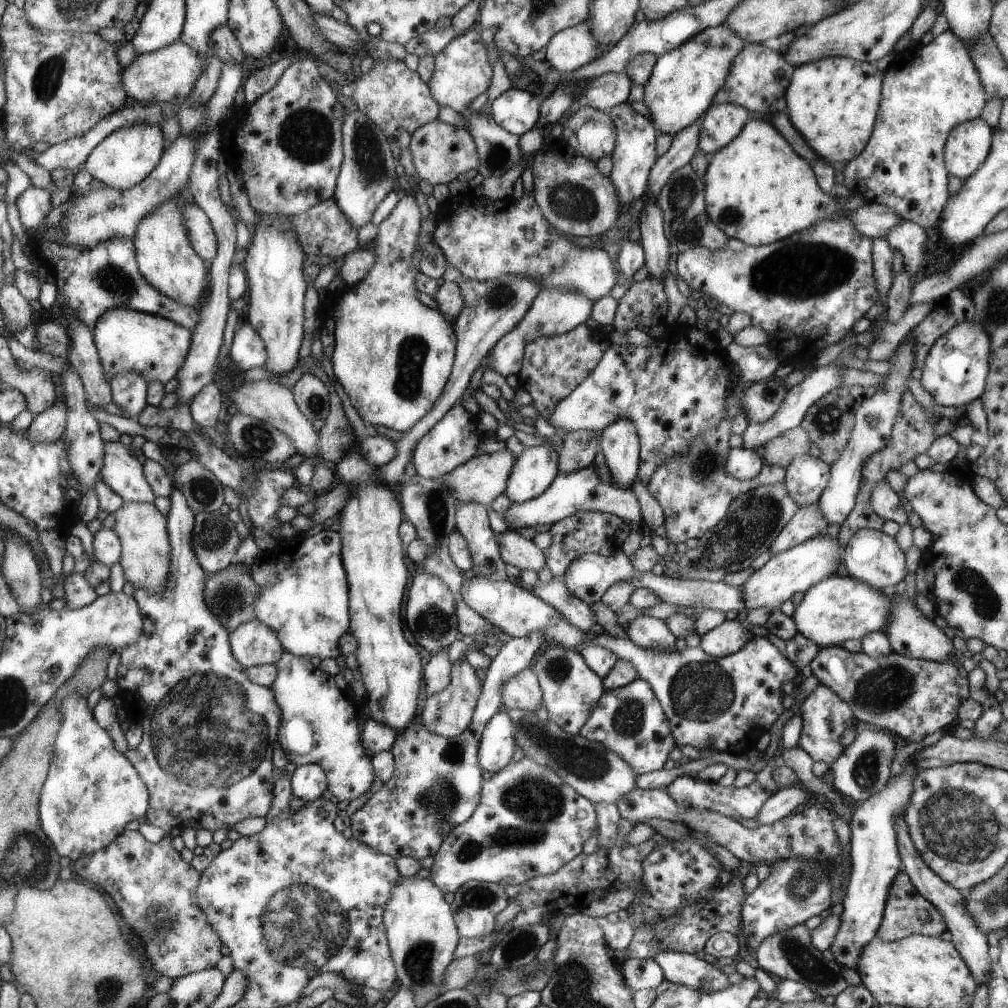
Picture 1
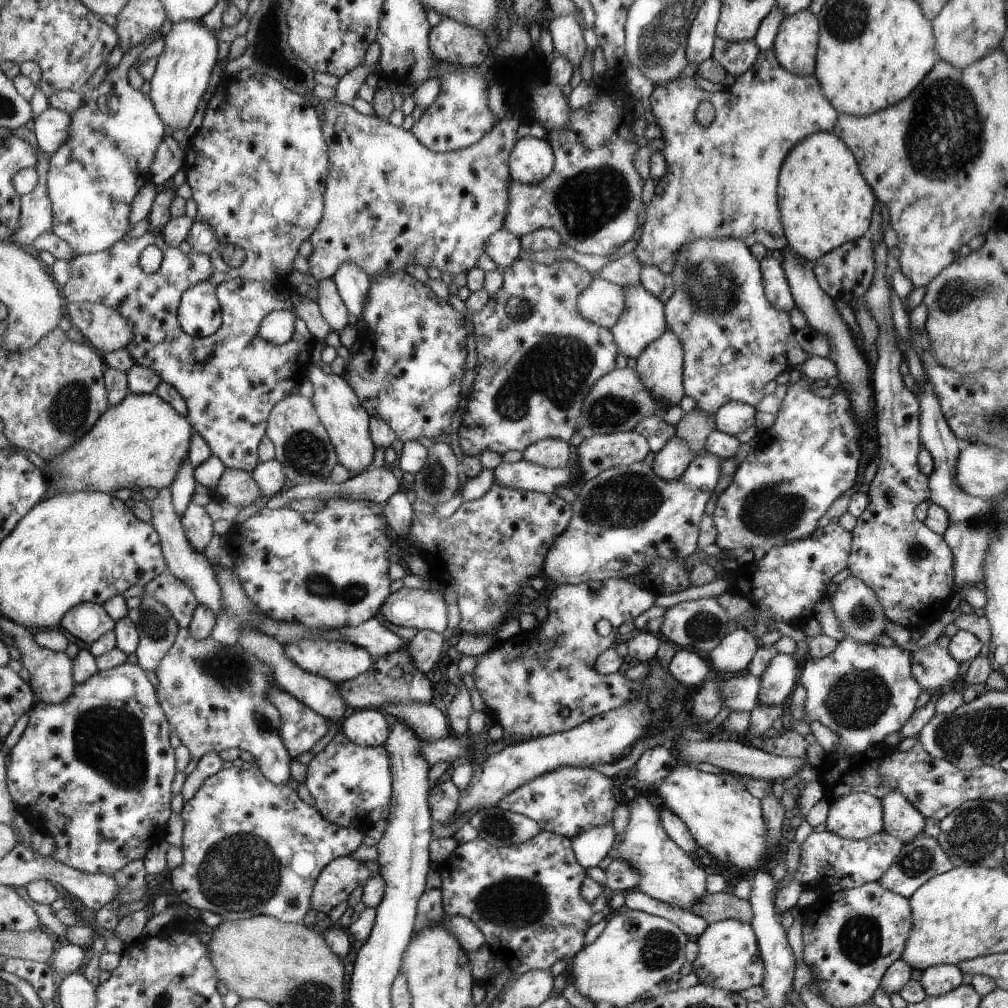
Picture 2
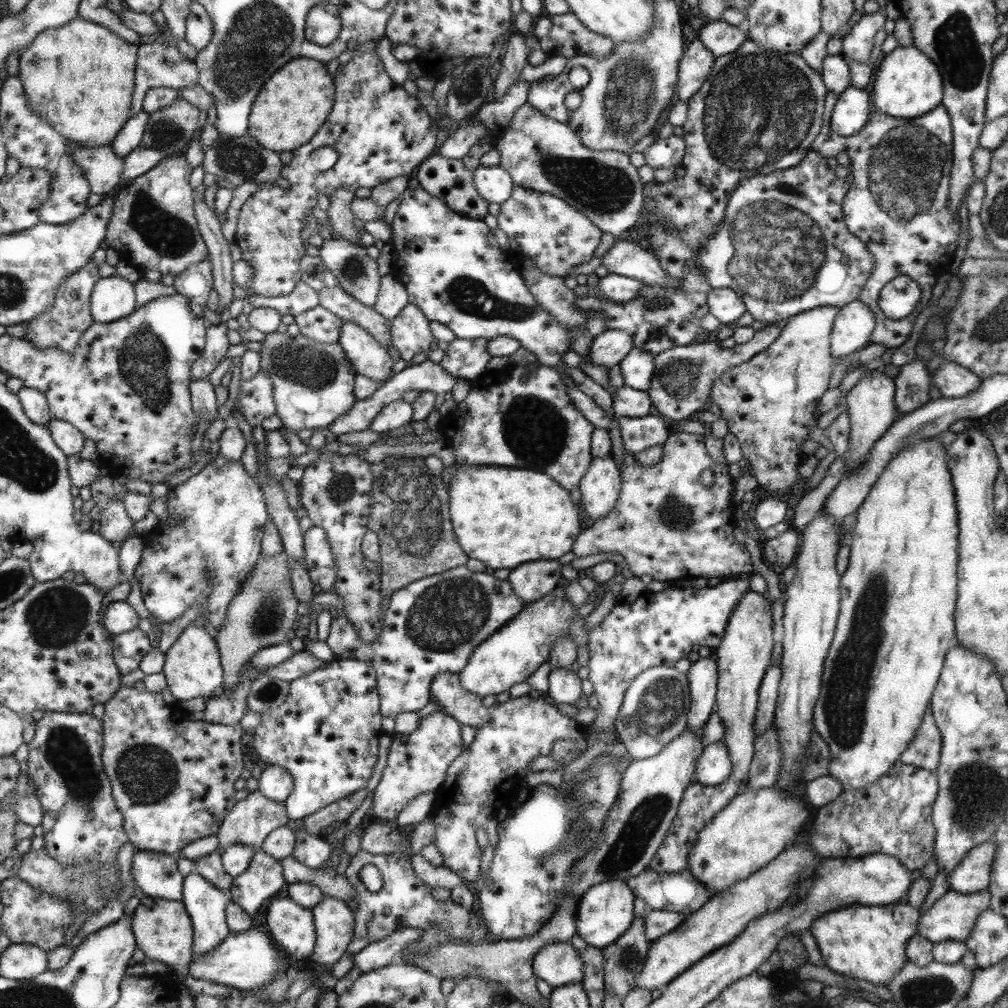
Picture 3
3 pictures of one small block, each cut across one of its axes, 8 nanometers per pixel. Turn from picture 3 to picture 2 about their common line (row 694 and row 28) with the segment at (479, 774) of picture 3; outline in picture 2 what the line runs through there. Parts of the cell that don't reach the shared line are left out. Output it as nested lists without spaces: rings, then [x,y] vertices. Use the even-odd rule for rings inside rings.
[[[450,17],[430,28],[429,46],[436,59],[462,67],[480,65],[491,51],[482,31]]]

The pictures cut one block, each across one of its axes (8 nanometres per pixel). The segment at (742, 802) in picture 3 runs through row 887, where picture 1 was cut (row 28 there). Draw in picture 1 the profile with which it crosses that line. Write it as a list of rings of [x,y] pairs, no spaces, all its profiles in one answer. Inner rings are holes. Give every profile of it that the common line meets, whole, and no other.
[[[722,23],[657,57],[652,74],[644,84],[643,102],[652,114],[651,120],[660,126],[660,134],[674,136],[707,112],[727,80],[736,54],[745,46],[744,40]]]

